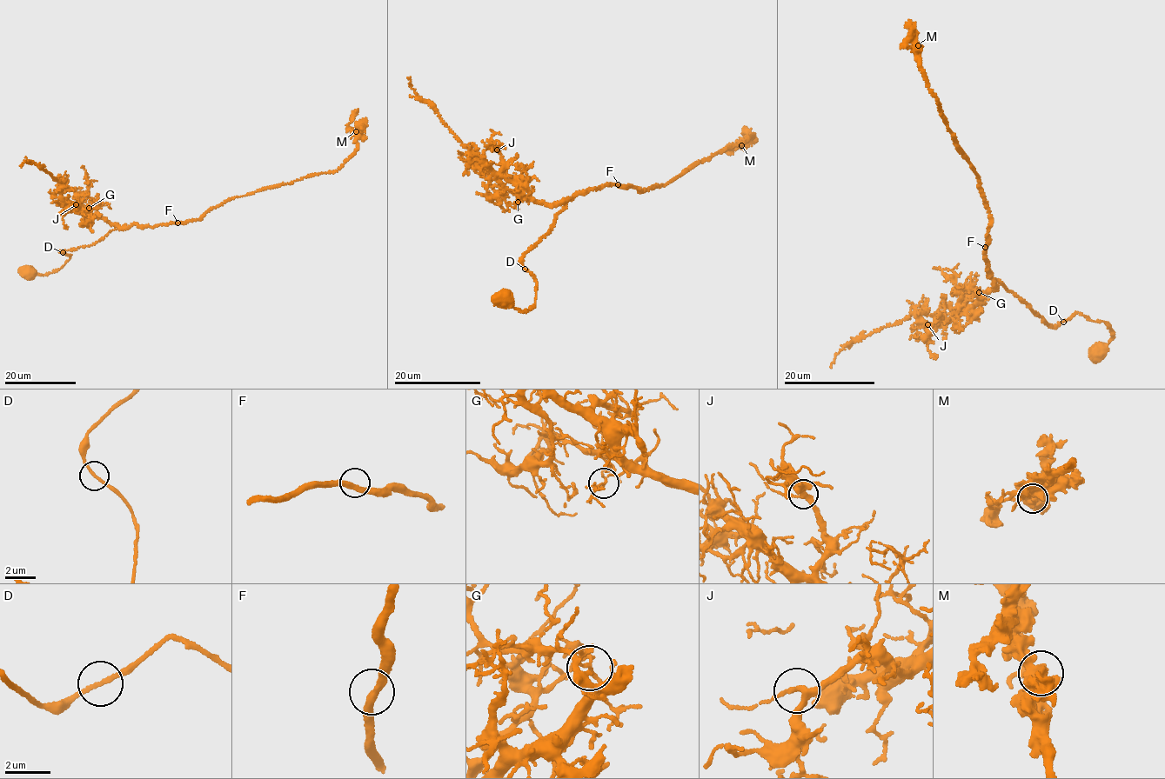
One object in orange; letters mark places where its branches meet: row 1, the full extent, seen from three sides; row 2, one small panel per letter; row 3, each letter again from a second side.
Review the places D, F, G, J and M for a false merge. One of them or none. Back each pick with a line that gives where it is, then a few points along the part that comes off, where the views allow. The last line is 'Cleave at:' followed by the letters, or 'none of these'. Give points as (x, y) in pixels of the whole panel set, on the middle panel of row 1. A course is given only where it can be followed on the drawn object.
Cleave at: none of these

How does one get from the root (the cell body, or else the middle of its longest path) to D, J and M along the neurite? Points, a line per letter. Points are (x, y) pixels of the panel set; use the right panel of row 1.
D: (987, 246), (984, 252), (986, 270), (994, 286), (996, 281), (1001, 282), (1051, 326), (1062, 322)
J: (987, 246), (984, 252), (986, 270), (995, 289), (951, 321), (941, 318), (927, 324)
M: (987, 246), (992, 221), (980, 180), (959, 149), (930, 90), (920, 65), (918, 45)

